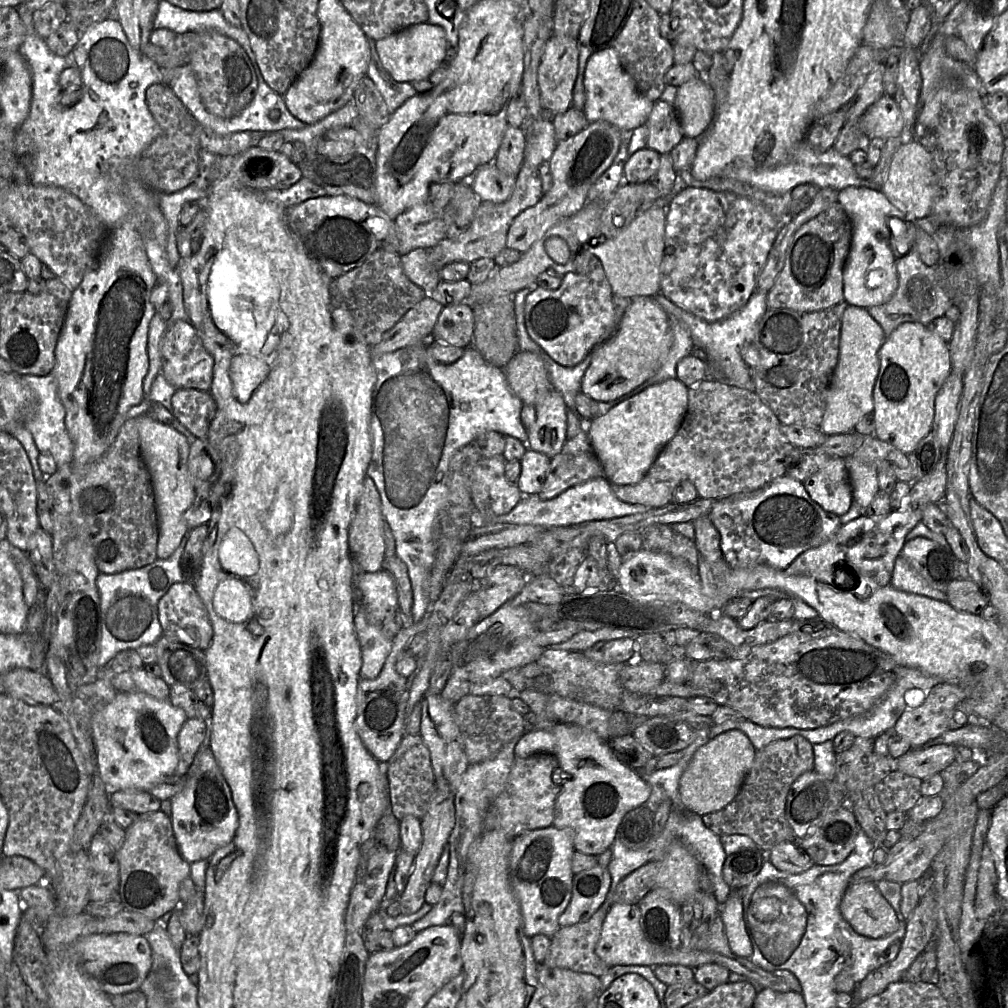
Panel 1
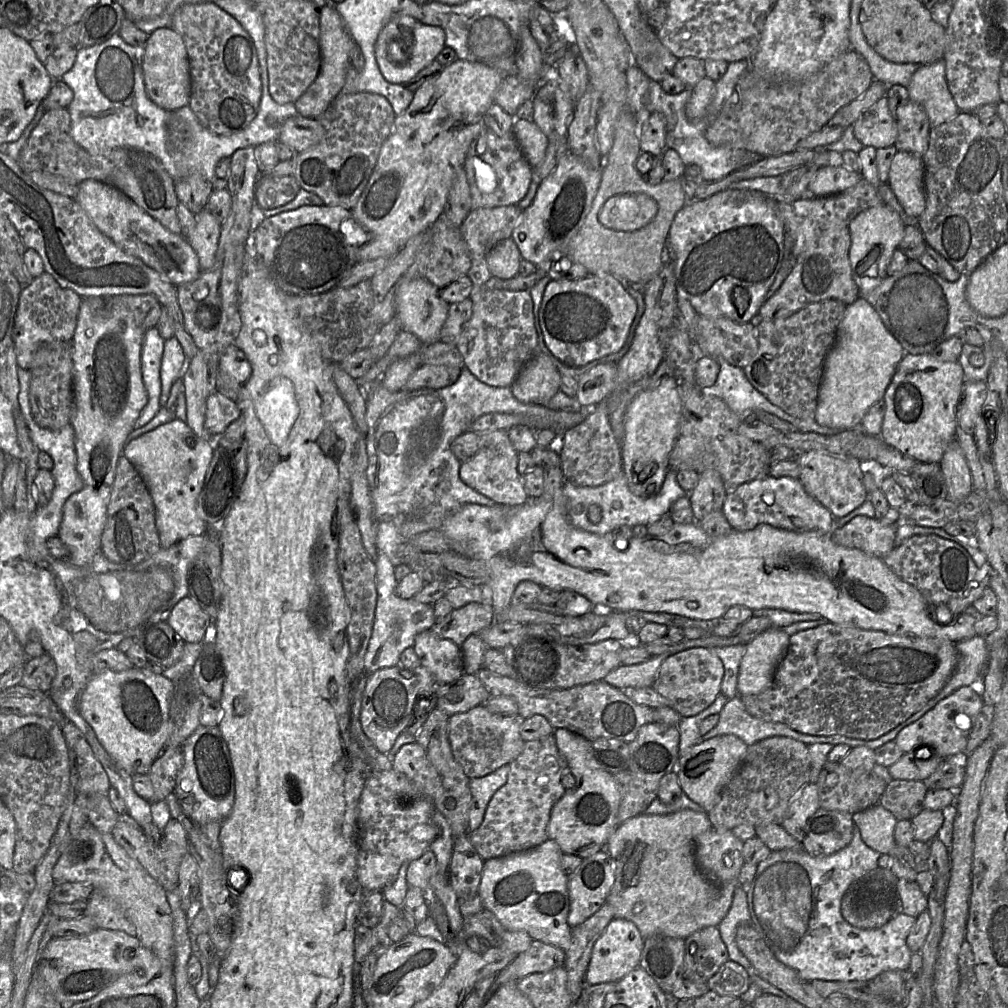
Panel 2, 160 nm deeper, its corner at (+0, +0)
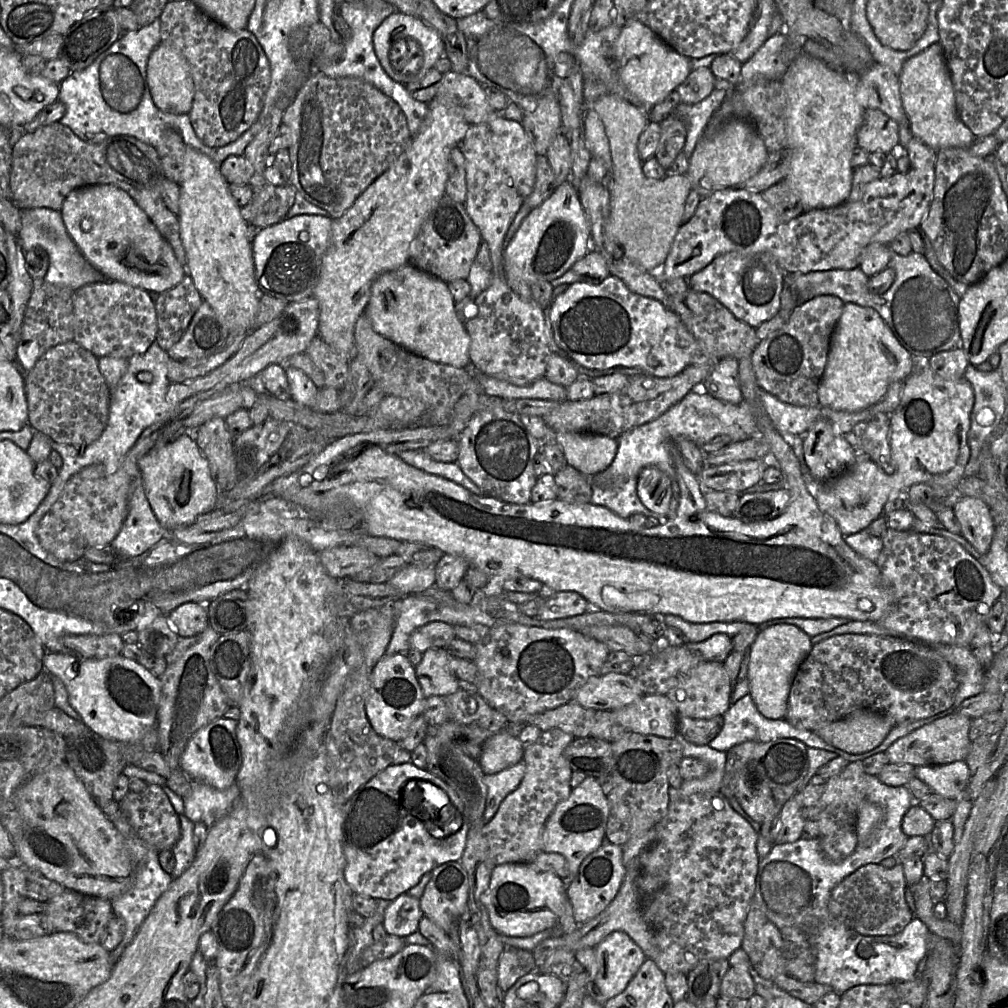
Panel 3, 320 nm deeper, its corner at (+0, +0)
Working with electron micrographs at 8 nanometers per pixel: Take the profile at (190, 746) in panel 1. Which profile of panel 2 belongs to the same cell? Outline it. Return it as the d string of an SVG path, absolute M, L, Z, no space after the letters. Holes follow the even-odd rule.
M167 746L163 750L147 772L154 790L151 800L148 800L150 803L165 800L168 794L174 792L183 763L183 746Z

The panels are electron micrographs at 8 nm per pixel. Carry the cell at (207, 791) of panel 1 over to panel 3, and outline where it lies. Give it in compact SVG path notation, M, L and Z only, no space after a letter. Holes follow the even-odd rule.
M220 717L197 730L180 759L182 771L191 779L216 789L226 789L236 781L241 766L241 750L236 736L237 721Z

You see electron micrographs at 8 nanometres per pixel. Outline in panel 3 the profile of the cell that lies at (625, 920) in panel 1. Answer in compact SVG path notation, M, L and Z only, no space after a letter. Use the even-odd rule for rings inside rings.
M616 931L605 937L595 947L597 971L587 984L587 994L603 1007L606 1002L622 993L641 965L647 959L642 949L622 931Z

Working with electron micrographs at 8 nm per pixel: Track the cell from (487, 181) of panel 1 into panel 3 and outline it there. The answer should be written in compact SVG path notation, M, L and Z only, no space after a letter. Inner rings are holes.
M502 114L471 125L460 147L466 168L467 199L464 206L481 240L489 247L492 267L501 272L506 233L535 184L537 154L523 125L505 119Z

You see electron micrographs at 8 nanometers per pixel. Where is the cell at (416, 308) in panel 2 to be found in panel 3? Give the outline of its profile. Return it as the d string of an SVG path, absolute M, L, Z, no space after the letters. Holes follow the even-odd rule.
M412 264L380 275L371 286L364 312L377 333L410 352L443 364L469 366L471 339L456 314L447 283Z

